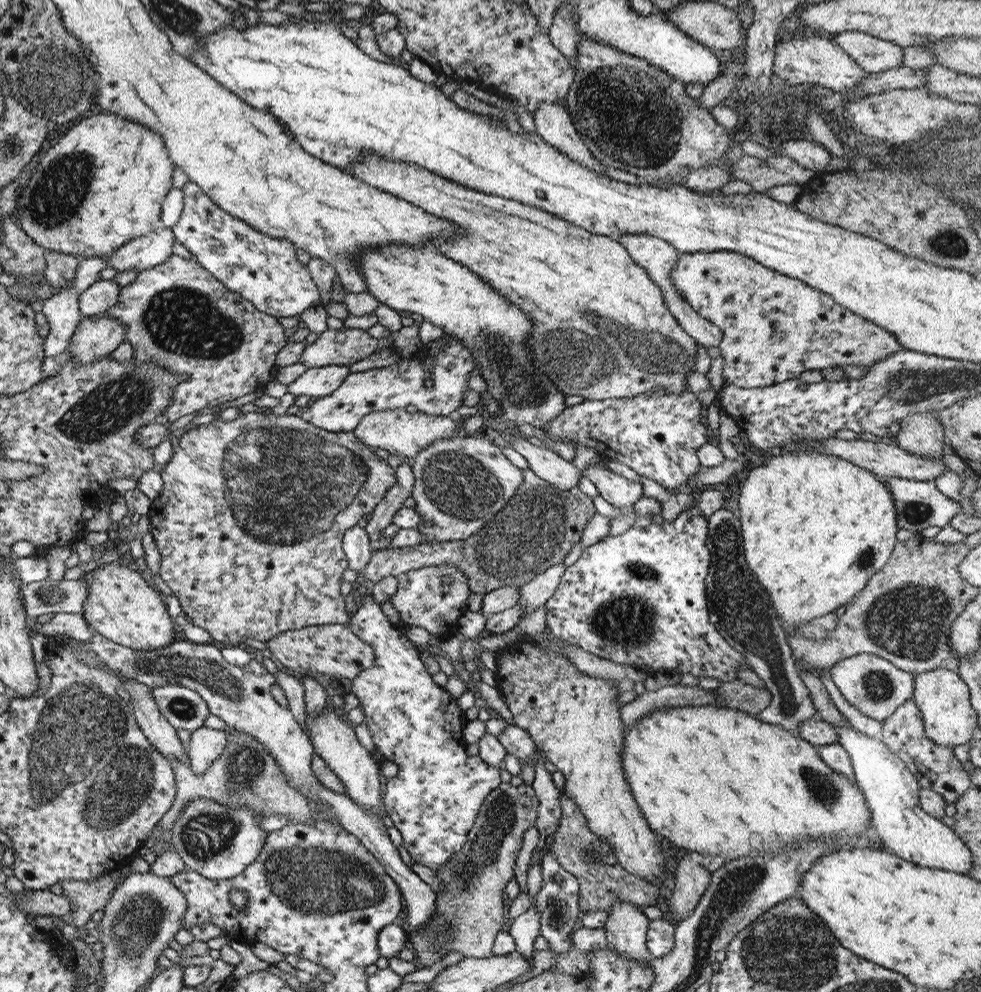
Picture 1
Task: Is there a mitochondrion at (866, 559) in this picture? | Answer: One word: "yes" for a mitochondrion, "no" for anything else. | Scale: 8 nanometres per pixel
yes

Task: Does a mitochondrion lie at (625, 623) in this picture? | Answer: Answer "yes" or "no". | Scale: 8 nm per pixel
yes

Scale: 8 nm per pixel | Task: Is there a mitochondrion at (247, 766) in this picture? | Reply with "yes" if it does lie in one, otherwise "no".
yes

